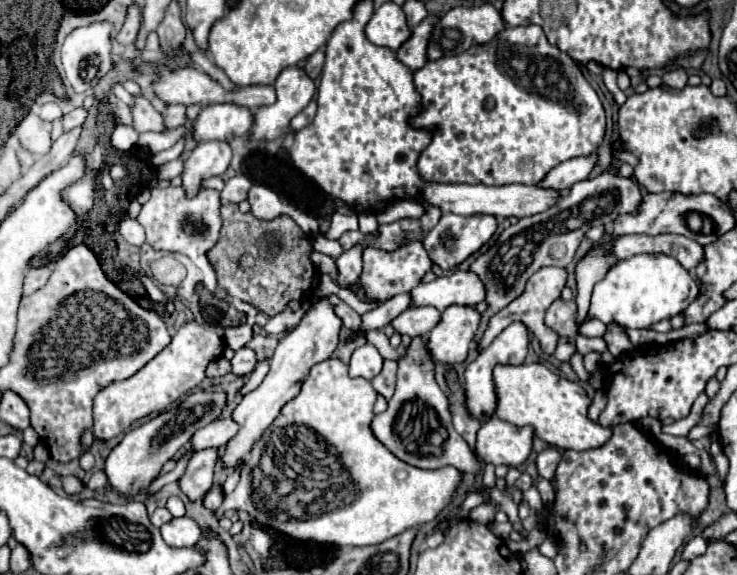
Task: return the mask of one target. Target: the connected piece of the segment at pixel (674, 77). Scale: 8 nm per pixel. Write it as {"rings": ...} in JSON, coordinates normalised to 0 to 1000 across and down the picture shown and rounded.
{"rings":[[[915,118],[915,122],[904,125],[904,129],[898,132],[898,139],[901,139],[904,150],[909,150],[909,153],[915,153],[915,157],[925,157],[925,153],[934,146],[934,129],[931,129],[925,118]]]}

